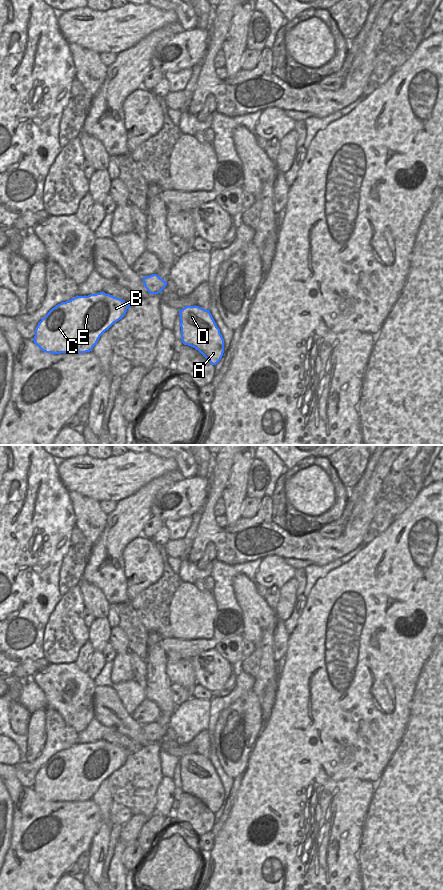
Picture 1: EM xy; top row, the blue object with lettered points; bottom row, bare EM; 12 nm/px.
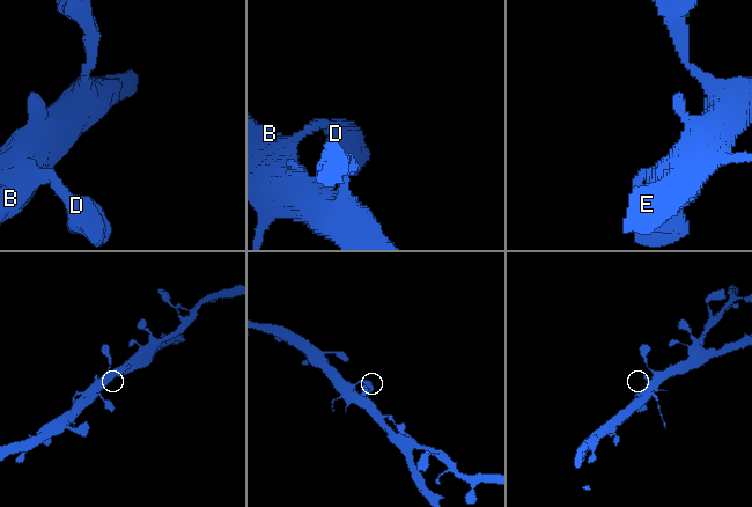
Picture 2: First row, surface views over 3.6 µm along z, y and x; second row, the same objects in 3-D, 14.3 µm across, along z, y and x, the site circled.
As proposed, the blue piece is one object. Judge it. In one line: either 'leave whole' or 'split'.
leave whole

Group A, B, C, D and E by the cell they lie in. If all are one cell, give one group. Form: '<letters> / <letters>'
A B C D E

